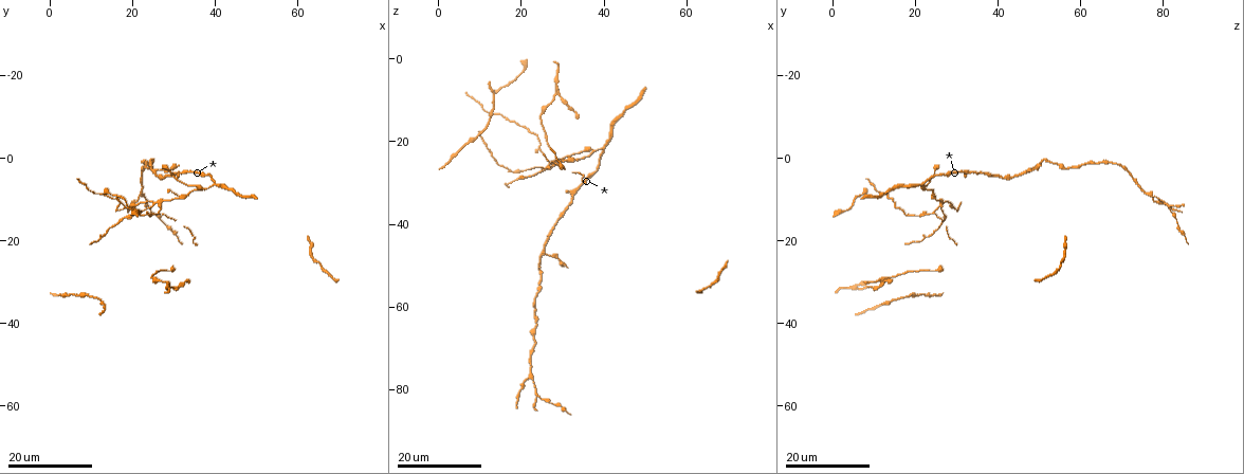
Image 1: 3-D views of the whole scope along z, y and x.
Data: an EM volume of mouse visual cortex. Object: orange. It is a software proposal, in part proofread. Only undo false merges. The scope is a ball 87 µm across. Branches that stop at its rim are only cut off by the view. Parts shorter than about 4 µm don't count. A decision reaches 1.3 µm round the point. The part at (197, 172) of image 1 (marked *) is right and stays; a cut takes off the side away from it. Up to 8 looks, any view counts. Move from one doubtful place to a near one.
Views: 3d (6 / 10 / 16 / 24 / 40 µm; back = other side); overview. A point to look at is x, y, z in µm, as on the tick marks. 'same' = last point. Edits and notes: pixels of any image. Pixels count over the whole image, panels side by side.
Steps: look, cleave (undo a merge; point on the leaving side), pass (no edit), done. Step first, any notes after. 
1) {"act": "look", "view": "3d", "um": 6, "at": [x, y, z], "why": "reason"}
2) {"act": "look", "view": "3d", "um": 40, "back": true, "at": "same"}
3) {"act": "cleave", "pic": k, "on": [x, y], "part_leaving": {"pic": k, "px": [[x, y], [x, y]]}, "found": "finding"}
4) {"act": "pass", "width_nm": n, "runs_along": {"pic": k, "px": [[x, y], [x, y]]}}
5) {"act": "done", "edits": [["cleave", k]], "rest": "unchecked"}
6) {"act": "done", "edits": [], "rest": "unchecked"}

{"act": "look", "view": "3d", "um": 16, "at": [37.5, 7.5, 21.5], "why": "branch point"}

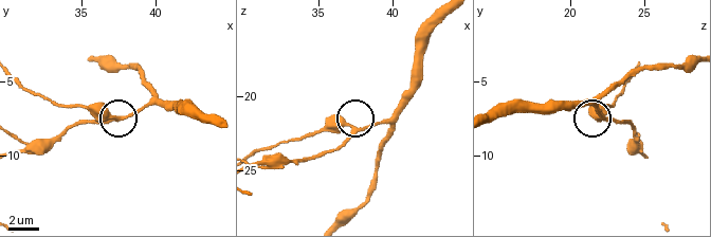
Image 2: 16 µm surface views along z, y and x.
{"act": "look", "view": "3d", "um": 10, "at": [37.4, 7.4, 22.2]}

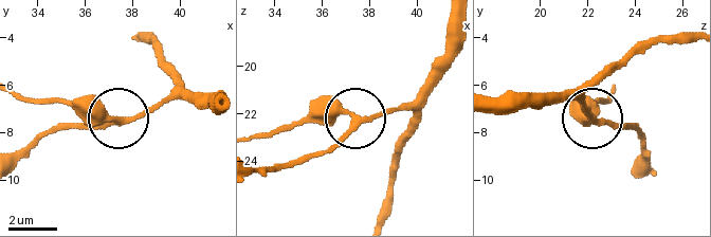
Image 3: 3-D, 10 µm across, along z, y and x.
{"act": "pass", "found": "one neuron here"}

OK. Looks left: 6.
{"act": "look", "view": "3d", "um": 16, "at": [29.5, 31.0, 8.5], "why": "small branch off a trunk"}

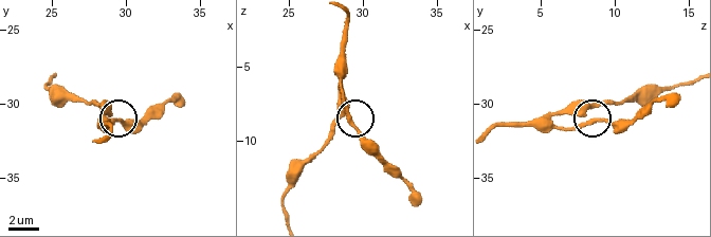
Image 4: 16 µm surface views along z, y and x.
{"act": "look", "view": "3d", "um": 6, "at": [29.2, 31.2, 8.4]}

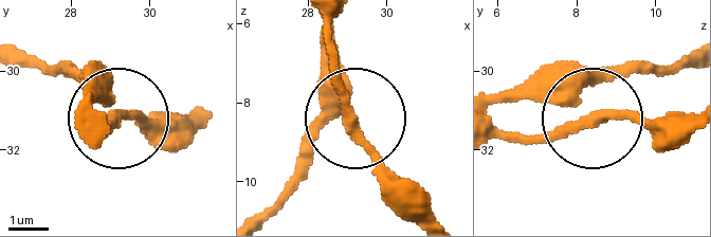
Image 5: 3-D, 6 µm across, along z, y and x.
{"act": "look", "view": "3d", "um": 6, "back": true, "at": [29.15, 31.20, 8.40]}

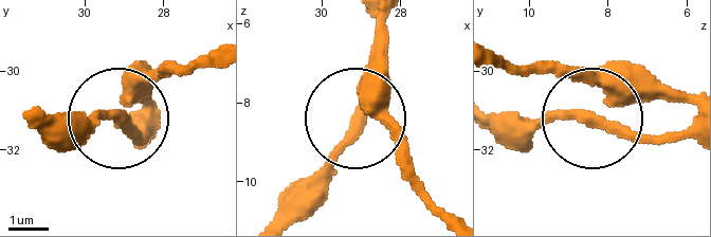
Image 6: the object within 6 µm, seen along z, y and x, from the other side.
{"act": "pass", "width_nm": 230, "found": "continuous, no second neuron"}

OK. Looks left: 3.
{"act": "look", "view": "3d", "um": 16, "at": [22.5, 8.5, 77.0], "why": "four-way junction"}

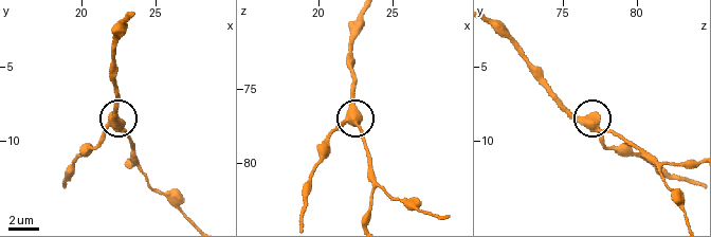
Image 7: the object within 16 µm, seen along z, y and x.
{"act": "look", "view": "3d", "um": 6, "at": [22.2, 9.0, 77.4]}

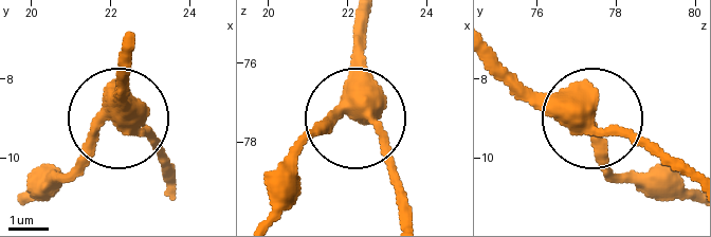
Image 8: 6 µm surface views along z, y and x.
{"act": "pass", "arms": 4, "runs_along": {"pic": 8, "px": [[363, 18], [357, 109], [286, 157]]}, "found": "all the same neuron"}

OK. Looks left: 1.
{"act": "done", "edits": [], "rest": "unchecked"}

